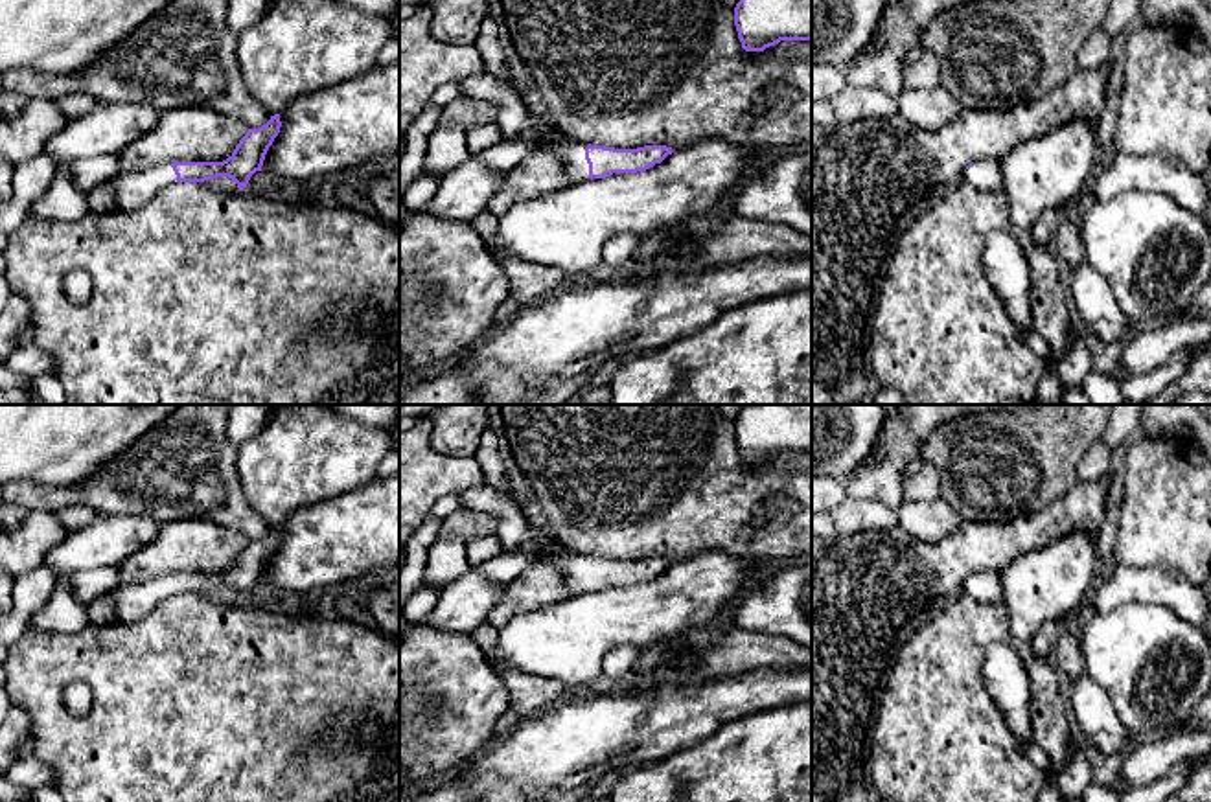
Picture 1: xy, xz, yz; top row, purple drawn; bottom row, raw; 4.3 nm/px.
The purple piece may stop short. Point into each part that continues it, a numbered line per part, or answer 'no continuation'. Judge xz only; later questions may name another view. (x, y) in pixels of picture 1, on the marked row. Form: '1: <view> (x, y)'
1: xz (573, 157)

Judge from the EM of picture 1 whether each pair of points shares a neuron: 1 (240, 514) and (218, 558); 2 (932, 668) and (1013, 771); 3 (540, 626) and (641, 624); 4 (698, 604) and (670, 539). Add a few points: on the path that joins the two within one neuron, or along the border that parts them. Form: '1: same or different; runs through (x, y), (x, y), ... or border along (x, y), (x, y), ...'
1: different; border along (190, 519), (210, 519), (242, 532), (249, 539)
2: same; runs through (935, 694), (987, 745)
3: same; runs through (565, 626), (615, 624)
4: different; border along (724, 552), (700, 552), (674, 563)

